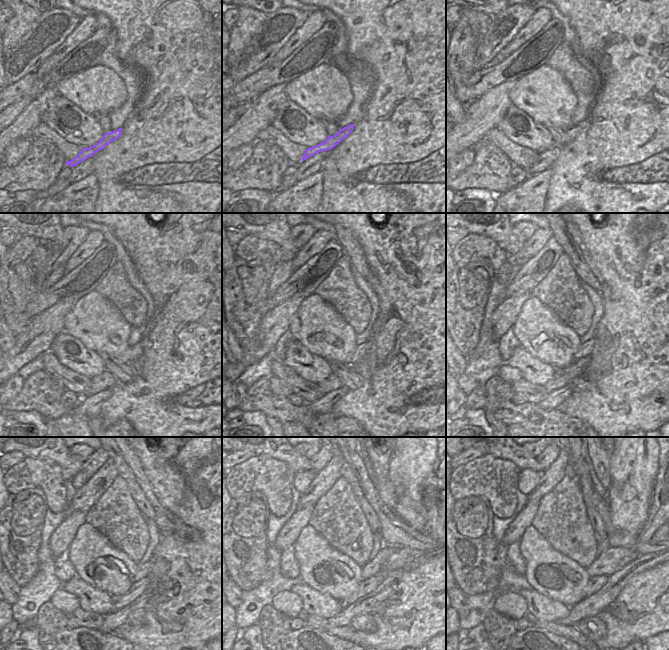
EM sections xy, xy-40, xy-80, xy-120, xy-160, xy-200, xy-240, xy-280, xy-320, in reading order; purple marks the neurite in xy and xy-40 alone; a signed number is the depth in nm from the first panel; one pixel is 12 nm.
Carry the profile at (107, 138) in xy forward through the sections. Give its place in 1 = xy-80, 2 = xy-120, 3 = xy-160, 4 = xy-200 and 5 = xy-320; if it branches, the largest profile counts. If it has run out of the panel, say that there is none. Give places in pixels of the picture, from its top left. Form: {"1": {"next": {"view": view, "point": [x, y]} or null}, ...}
{"1": {"next": {"view": "xy-80", "point": [573, 131]}}, "2": {"next": {"view": "xy-120", "point": [131, 353]}}, "3": {"next": {"view": "xy-160", "point": [360, 351]}}, "4": {"next": {"view": "xy-200", "point": [585, 350]}}, "5": {"next": {"view": "xy-320", "point": [613, 559]}}}

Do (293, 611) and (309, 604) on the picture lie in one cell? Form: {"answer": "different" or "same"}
{"answer": "different"}

